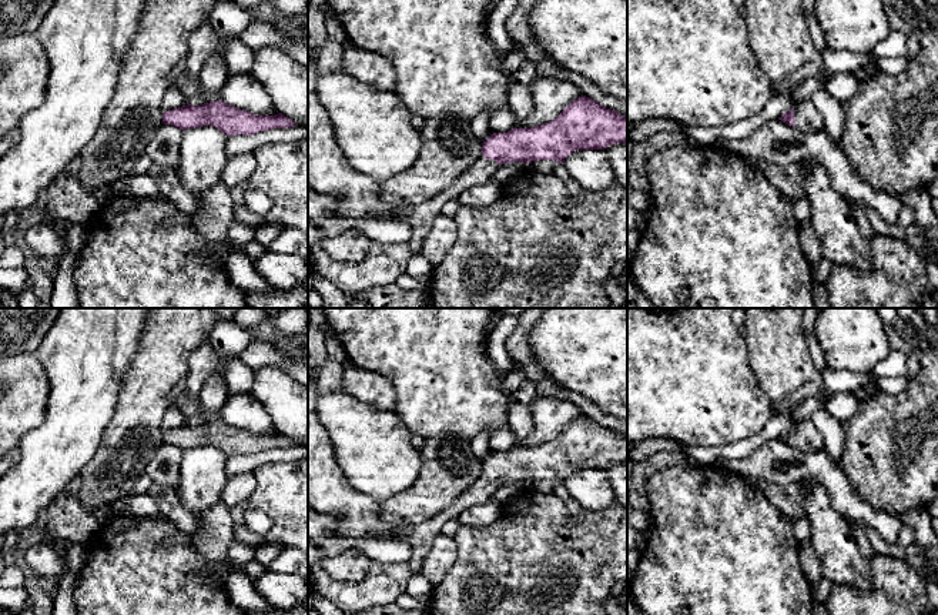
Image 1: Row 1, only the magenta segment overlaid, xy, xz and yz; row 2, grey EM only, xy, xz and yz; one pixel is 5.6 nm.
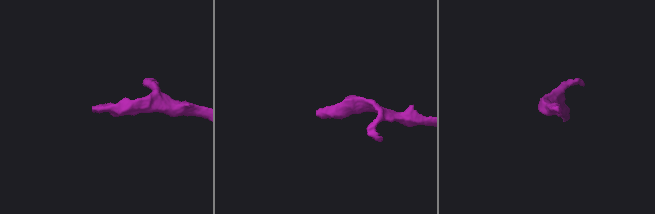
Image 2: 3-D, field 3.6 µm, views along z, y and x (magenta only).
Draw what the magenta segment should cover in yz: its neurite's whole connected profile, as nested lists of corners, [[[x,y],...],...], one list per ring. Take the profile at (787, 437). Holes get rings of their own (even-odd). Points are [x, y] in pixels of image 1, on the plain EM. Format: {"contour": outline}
{"contour": [[[811,420],[801,421],[794,430],[784,432],[780,439],[804,452],[824,449],[824,439]]]}

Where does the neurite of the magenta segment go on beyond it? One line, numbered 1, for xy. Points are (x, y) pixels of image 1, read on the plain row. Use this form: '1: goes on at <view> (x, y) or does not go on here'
1: does not go on here

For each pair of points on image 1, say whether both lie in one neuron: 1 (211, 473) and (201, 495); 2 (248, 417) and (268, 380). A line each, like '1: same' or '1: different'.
1: same
2: different

